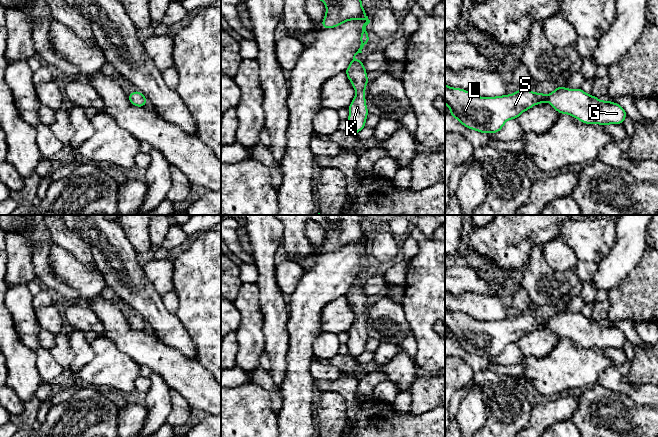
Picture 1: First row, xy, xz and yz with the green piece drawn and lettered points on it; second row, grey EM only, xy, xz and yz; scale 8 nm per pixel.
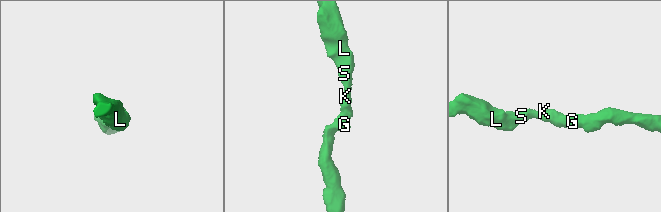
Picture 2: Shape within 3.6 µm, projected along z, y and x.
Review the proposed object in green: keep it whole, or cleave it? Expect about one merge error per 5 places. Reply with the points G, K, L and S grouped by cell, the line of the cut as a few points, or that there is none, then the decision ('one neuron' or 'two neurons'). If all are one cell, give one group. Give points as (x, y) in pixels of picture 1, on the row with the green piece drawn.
G K L S | no cut | one neuron

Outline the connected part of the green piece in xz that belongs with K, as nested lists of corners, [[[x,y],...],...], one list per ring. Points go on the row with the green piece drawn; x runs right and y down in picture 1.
[[[361,0],[321,1],[326,4],[326,15],[321,24],[321,28],[334,28],[349,20],[366,19],[360,35],[360,48],[354,54],[351,63],[345,71],[356,92],[356,96],[348,107],[350,114],[347,119],[349,126],[348,132],[355,136],[359,131],[366,127],[365,121],[369,114],[365,101],[365,87],[368,84],[367,72],[363,62],[357,60],[355,56],[358,53],[362,53],[361,50],[363,47],[370,42],[366,30],[366,26],[370,23],[370,20],[362,7]]]

